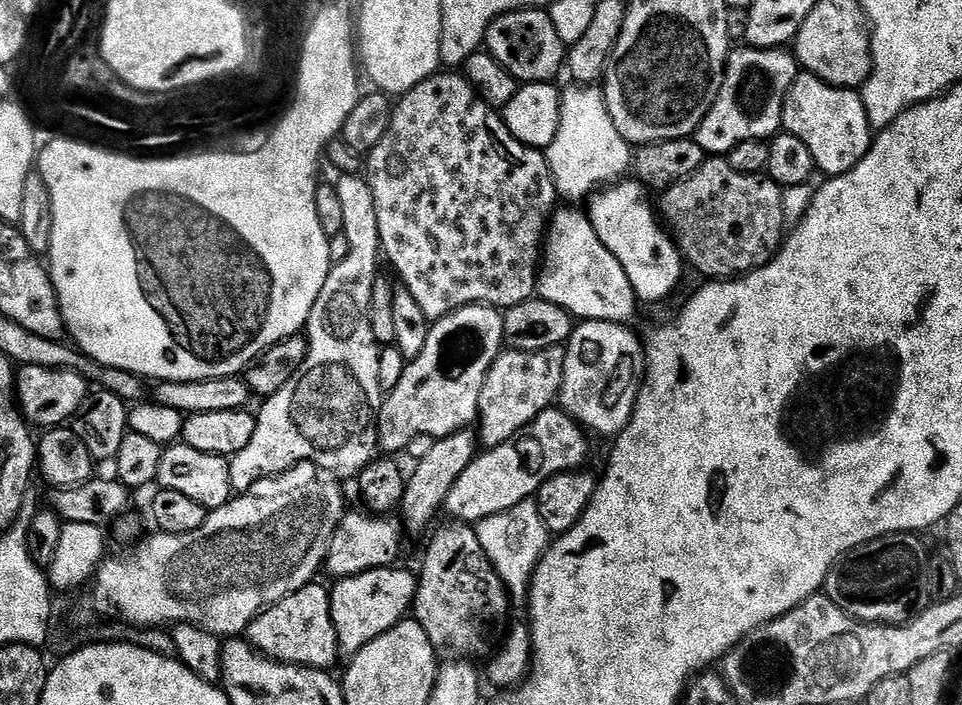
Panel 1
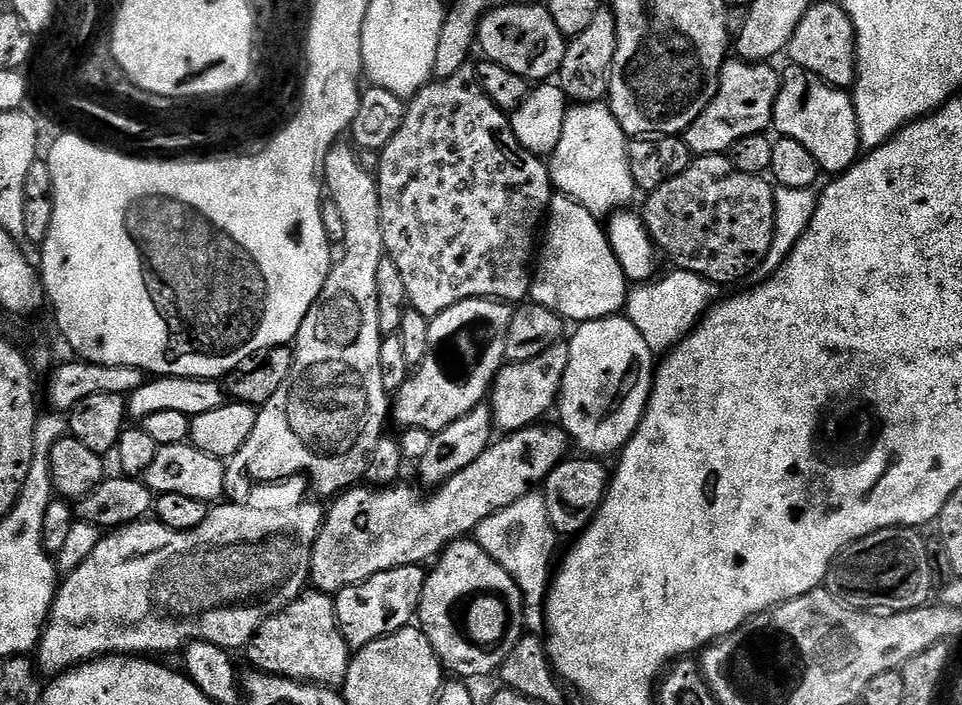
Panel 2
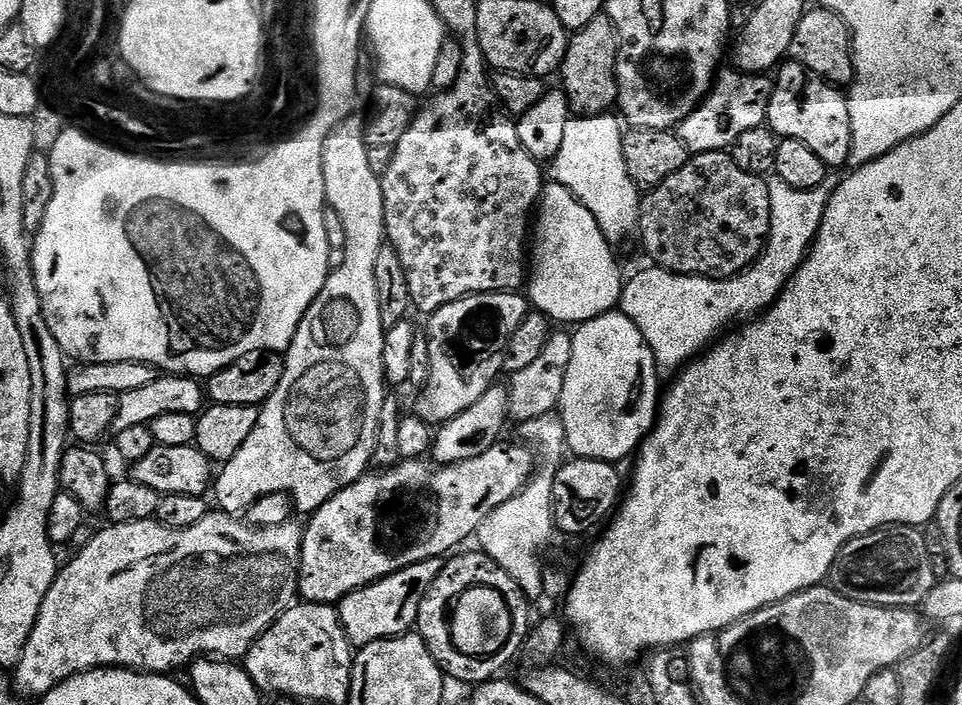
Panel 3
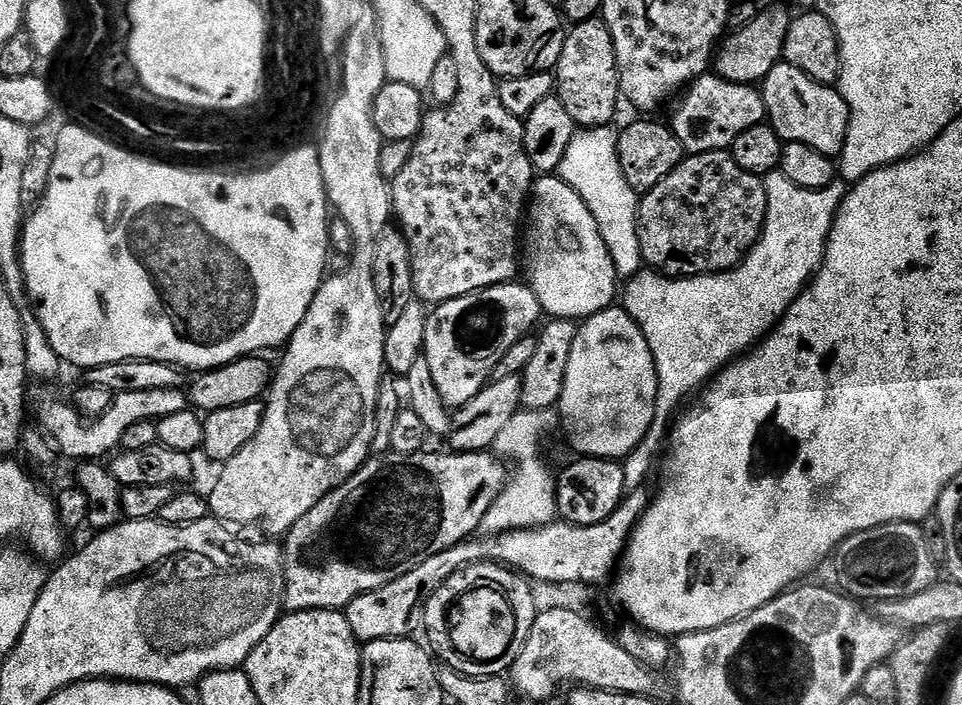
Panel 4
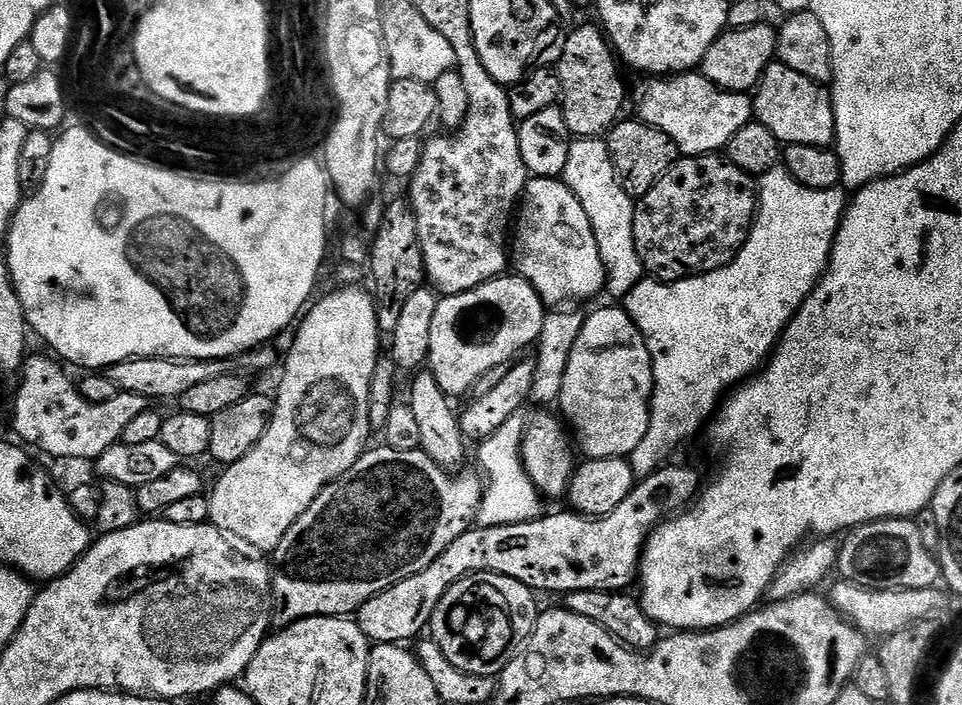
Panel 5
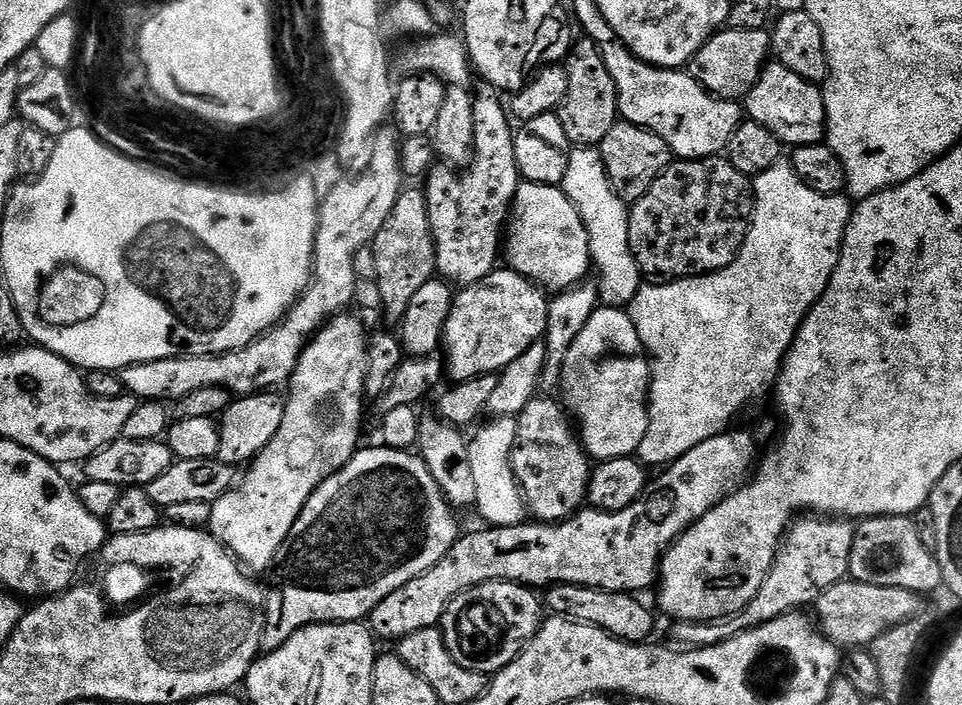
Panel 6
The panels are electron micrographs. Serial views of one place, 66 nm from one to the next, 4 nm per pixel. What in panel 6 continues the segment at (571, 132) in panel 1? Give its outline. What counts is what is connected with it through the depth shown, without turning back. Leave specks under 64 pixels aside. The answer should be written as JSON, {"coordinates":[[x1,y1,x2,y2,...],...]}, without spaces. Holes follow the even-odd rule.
{"coordinates":[[576,146,569,151,566,178,562,185,586,226,595,271,600,271,600,302,606,308,627,309,642,286,642,273,630,250,629,205,610,186,599,151,592,146]]}

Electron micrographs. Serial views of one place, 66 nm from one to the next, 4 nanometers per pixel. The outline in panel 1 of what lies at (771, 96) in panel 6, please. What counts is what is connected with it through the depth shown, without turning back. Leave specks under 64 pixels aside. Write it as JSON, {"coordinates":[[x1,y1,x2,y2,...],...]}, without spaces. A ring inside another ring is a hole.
{"coordinates":[[801,71,784,99,783,131,794,134,814,154,817,169,825,177,841,176,872,148,874,129,868,121,863,95,850,88,835,88,814,74]]}

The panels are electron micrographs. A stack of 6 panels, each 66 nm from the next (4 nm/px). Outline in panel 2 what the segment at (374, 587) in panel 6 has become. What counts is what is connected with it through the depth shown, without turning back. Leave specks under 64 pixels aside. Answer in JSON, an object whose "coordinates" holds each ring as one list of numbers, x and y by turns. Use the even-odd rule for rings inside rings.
{"coordinates":[[533,426,531,428,524,428,520,432,507,433,504,440,497,439,495,442,489,444,488,449,482,454,482,458,478,458,478,462,470,462,470,466,466,466,458,474,454,474,454,478,450,478,446,483,441,484,439,488,435,489,431,494,423,498,420,494,419,487,411,488,405,482,397,483,395,486,353,486,343,494,337,495,331,501,330,507,327,509,324,517,324,525,320,527,318,538,314,542,314,550,312,551,312,570,310,573,310,584,315,591,327,592,335,594,341,592,346,586,354,586,358,582,366,582,366,578,370,578,374,574,382,574,386,570,394,570,402,566,410,566,411,564,423,565,424,560,431,561,433,558,439,557,440,553,453,544,454,541,467,537,469,534,475,533,476,527,481,524,486,518,490,518,490,514,494,514,498,510,502,510,506,506,510,506,514,502,518,502,518,498,522,498,527,492,533,491,537,486,543,485,544,479,550,474,550,470,554,470,554,466,558,466,561,460,569,455,570,441,568,433,564,431,563,427,555,426,556,428,540,428,544,426]]}

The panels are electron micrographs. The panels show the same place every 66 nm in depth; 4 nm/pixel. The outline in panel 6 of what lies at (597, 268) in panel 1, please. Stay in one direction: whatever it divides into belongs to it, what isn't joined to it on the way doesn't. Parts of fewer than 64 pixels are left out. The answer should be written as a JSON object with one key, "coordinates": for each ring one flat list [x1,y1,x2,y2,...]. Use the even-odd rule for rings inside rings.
{"coordinates":[[524,180,512,199,512,211,506,225,506,260,507,267,513,272,522,274,533,284,539,284,545,290,563,290,575,288,585,279,584,276,593,267,592,255,590,254,590,238,586,234,586,226,578,214,578,210,563,187,546,186,538,182]]}

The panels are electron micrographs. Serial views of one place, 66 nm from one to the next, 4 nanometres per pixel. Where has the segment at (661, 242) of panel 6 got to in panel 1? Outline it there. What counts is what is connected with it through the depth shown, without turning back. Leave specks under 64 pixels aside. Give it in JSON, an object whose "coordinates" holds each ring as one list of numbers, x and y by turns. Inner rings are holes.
{"coordinates":[[705,158,694,174,682,182,674,182,674,186,663,192,659,197,660,204,658,200,658,212,691,271,693,268,701,272,709,281,730,280,769,264,779,252,780,245,786,239,783,197,784,189,766,174,738,174,738,170,734,170,726,158]]}

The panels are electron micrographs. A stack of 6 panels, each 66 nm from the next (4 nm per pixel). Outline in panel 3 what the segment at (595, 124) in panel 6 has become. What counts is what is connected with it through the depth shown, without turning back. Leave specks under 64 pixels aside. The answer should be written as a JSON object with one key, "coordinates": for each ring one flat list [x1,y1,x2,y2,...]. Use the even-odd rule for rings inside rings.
{"coordinates":[[601,14,593,18,582,30,571,33,568,49,558,69,562,91,568,99,569,109,576,116,603,116,617,107,616,63,618,62,618,38,611,18]]}

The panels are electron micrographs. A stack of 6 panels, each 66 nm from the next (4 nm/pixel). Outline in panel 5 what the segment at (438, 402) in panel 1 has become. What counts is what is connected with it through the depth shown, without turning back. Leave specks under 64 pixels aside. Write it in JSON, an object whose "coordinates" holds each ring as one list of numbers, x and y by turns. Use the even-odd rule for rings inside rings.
{"coordinates":[[505,274,474,290,445,296,434,310,427,367,449,398,468,396,485,371,515,361,523,348,535,345,545,315,544,299,518,274]]}

